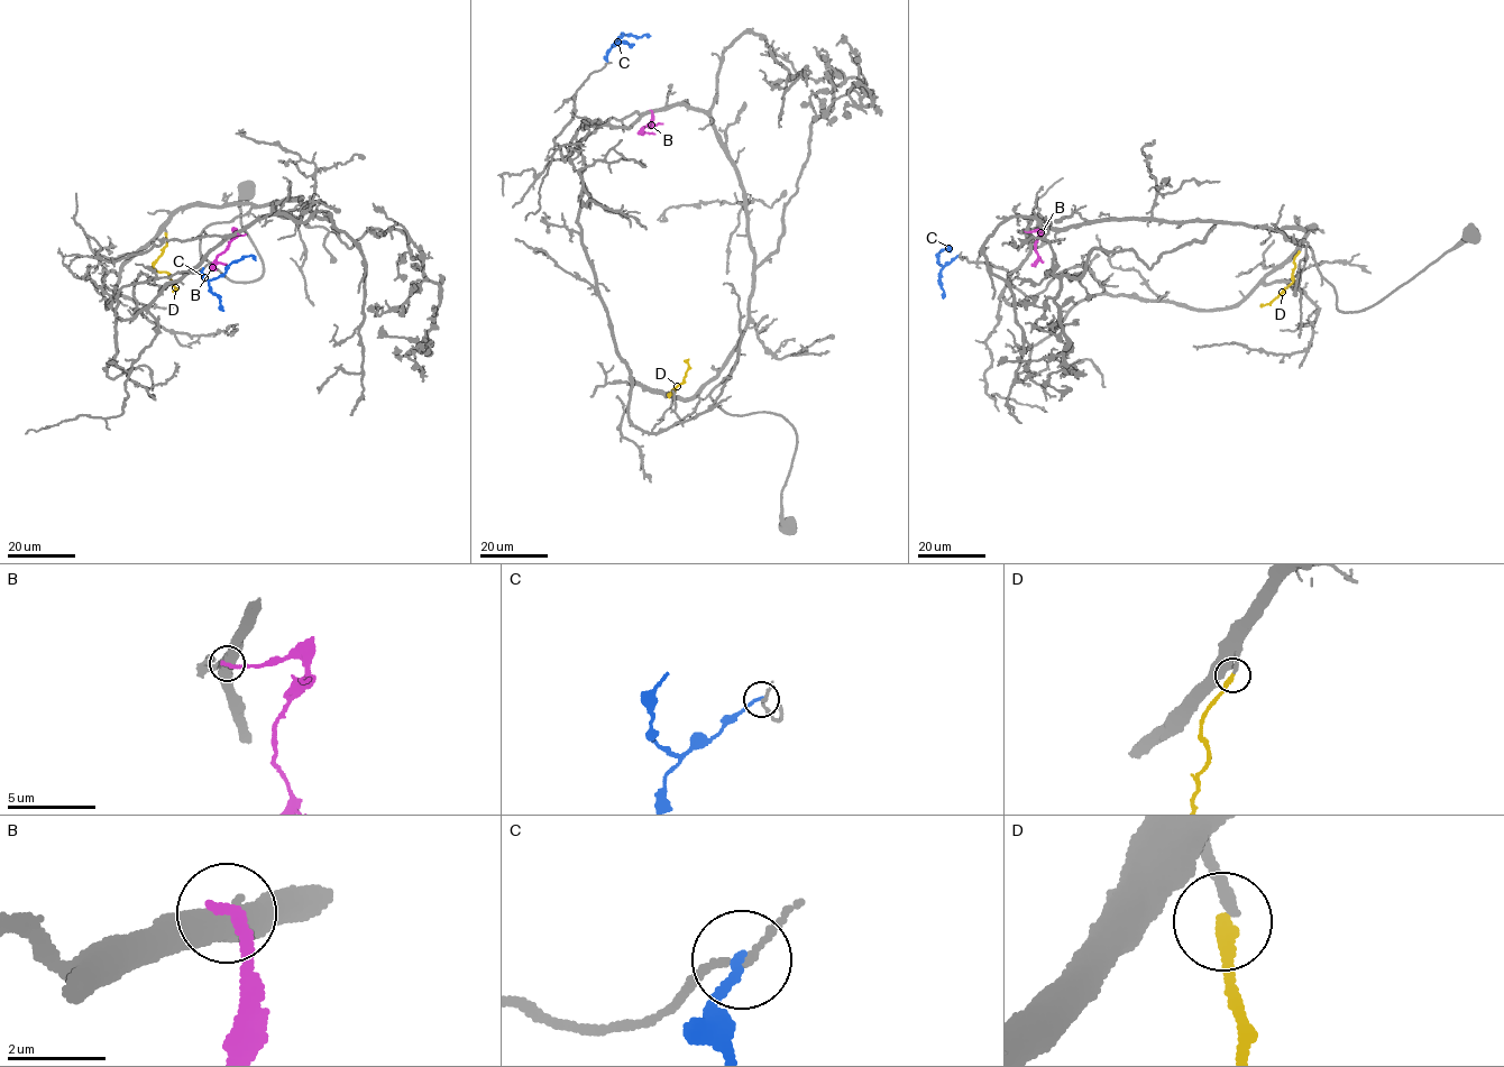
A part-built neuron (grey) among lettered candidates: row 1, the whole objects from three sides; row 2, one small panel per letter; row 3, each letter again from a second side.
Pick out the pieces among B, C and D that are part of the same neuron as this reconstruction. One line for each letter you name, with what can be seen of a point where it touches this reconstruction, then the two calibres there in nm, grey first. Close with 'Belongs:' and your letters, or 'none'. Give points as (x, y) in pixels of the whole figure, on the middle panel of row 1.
Belongs: none

